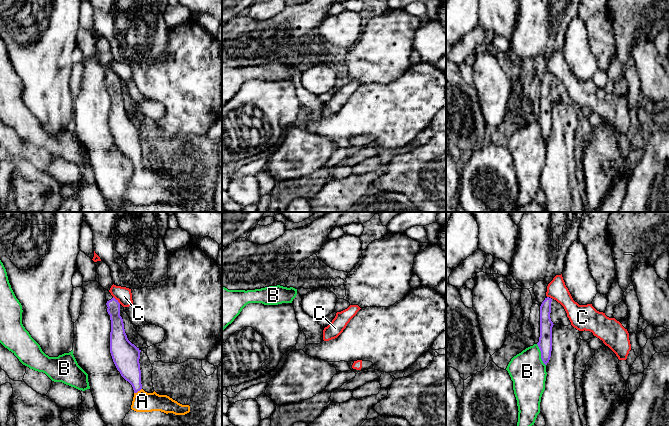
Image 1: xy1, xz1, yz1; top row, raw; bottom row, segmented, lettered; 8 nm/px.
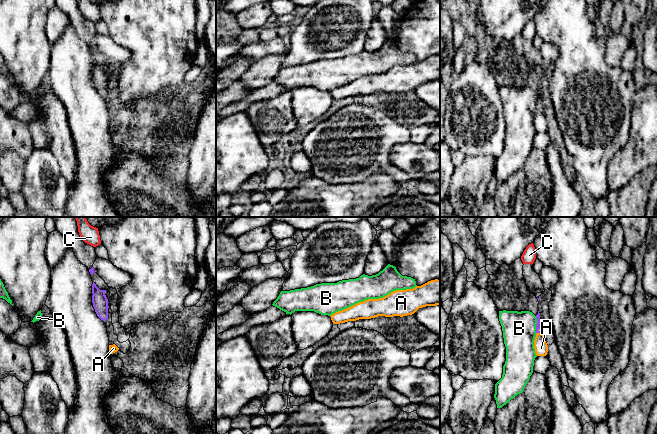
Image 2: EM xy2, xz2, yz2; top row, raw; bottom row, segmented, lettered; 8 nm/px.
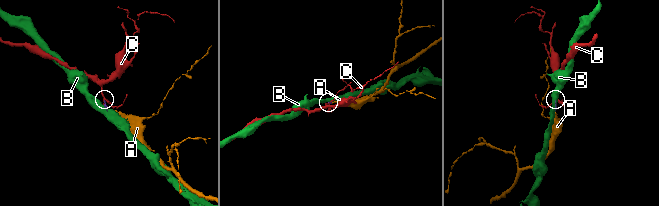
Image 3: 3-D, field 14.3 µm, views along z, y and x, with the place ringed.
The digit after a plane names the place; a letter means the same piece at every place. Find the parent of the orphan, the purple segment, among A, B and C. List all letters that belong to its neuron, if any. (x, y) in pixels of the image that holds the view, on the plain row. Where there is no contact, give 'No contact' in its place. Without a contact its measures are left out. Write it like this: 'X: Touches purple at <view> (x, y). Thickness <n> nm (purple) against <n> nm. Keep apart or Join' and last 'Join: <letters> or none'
A: Touches purple at xy1 (137, 167). Thickness 190 nm (purple) against 160 nm. Join
B: Touches purple at yz1 (541, 131). Thickness 110 nm (purple) against 280 nm. Keep apart
C: Touches purple at xy1 (117, 76). Thickness 110 nm (purple) against 130 nm. Keep apart
Join: A

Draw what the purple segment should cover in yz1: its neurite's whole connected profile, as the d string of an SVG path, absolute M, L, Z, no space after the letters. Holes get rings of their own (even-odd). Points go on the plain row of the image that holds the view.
M547 73L540 82L540 113L537 119L541 135L545 141L550 136L552 127L552 103L554 100L571 100L564 83L556 76Z

